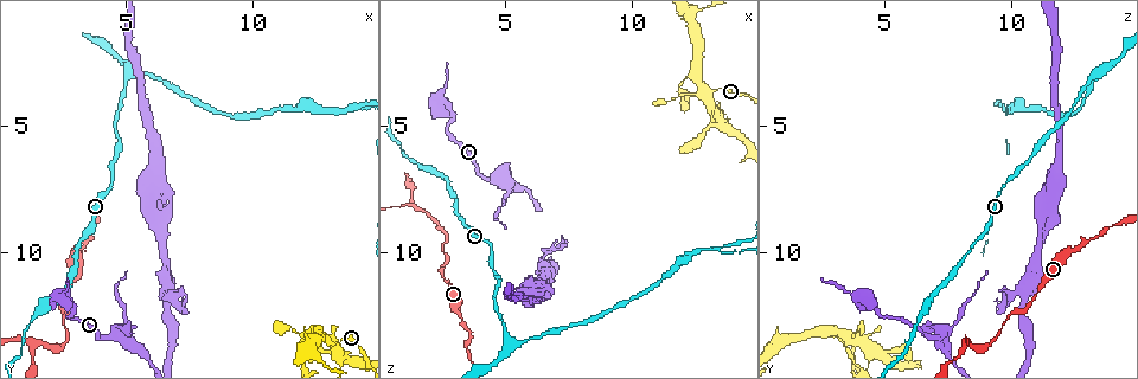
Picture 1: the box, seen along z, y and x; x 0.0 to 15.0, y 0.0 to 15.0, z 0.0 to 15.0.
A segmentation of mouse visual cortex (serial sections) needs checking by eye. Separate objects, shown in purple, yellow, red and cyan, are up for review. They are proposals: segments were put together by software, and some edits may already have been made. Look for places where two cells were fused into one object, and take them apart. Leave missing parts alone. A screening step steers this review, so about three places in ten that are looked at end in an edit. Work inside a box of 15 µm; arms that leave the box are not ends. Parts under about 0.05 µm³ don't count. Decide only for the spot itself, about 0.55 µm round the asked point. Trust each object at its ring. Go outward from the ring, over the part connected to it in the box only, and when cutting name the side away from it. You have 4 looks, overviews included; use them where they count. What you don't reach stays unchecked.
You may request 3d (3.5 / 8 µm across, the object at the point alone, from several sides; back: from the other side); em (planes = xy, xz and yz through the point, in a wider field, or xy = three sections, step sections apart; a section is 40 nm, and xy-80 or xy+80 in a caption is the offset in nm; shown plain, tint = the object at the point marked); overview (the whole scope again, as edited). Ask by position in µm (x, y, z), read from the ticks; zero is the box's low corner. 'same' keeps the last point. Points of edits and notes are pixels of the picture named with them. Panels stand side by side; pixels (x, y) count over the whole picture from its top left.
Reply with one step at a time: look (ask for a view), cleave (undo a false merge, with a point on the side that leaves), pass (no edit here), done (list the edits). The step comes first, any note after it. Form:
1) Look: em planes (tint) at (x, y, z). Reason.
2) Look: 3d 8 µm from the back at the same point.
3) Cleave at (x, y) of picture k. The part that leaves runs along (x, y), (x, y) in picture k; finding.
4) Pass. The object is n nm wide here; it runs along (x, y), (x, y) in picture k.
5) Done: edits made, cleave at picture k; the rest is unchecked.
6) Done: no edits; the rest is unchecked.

Look: 3d 3.5 µm at (4.5, 13.3, 7.3). Looks like a crossing.

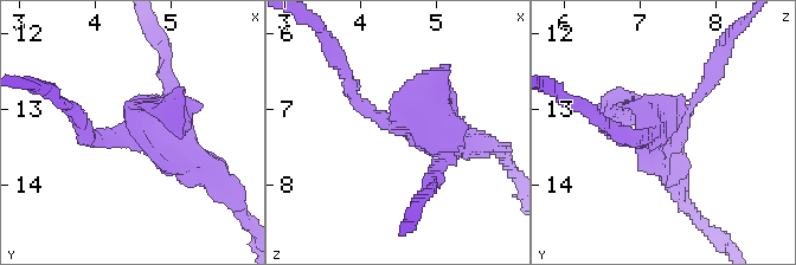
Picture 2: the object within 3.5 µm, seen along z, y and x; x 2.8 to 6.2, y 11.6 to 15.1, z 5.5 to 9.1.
Look: em xy step 3 (tint) at (4.50, 13.30, 7.20).

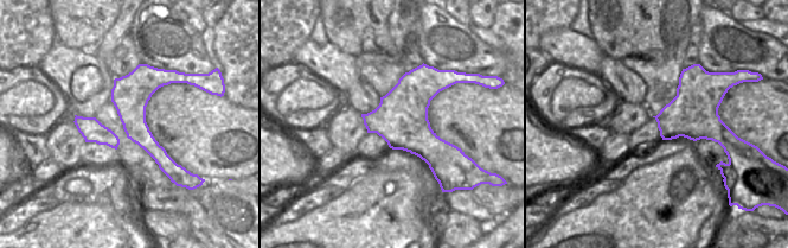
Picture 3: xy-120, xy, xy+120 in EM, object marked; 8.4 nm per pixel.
Pass. One cell here.

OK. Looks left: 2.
Look: 3d 3.5 µm at (2.7, 12.1, 4.5). Abrupt turn.

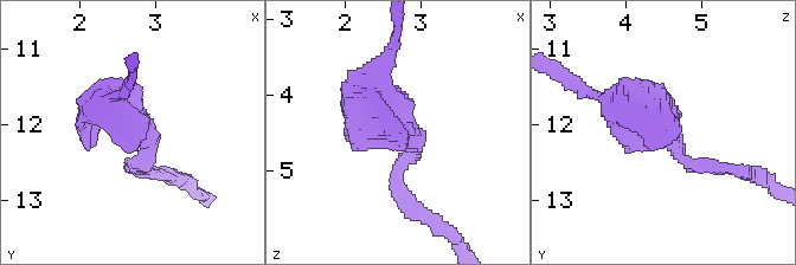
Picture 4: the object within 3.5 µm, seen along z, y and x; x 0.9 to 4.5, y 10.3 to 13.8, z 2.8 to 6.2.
Look: em xy step 5 (tint) at (2.80, 11.95, 4.45). Shape alone is not enough.

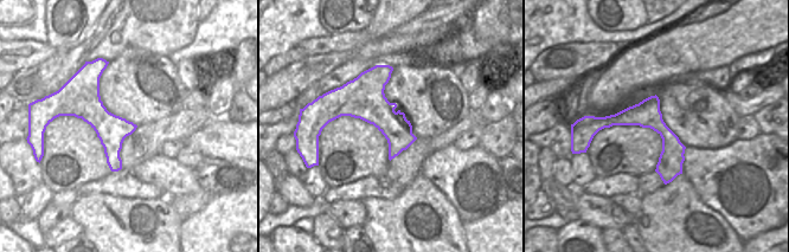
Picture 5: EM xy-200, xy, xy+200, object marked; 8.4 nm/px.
Pass. It runs along (708, 166), (599, 97) in picture 4; all the same cell.

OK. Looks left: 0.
Done: no edits; the rest is unchecked.

